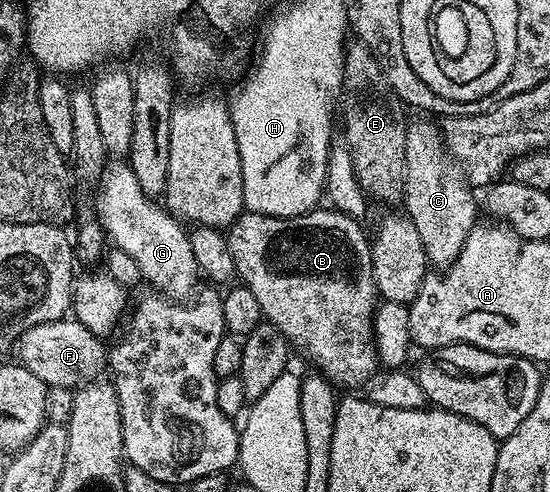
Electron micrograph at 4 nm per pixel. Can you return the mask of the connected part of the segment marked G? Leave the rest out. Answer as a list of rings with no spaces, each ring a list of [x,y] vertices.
[[[111,163],[100,177],[101,184],[102,193],[95,198],[94,208],[107,241],[139,264],[142,279],[147,285],[150,283],[151,289],[167,298],[189,297],[199,287],[200,273],[190,249],[187,229],[165,207],[157,208],[154,205],[157,203],[140,190],[140,182],[136,182],[129,163]]]

